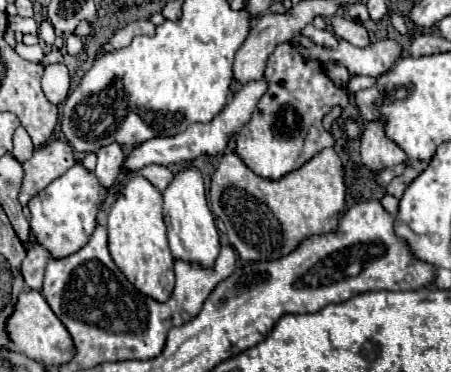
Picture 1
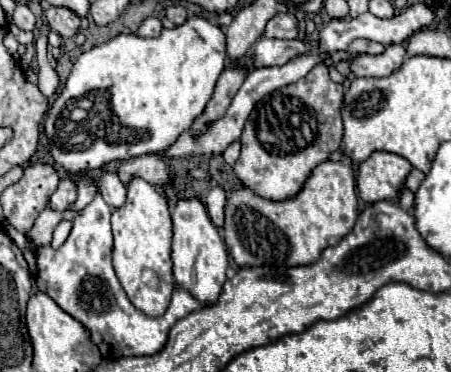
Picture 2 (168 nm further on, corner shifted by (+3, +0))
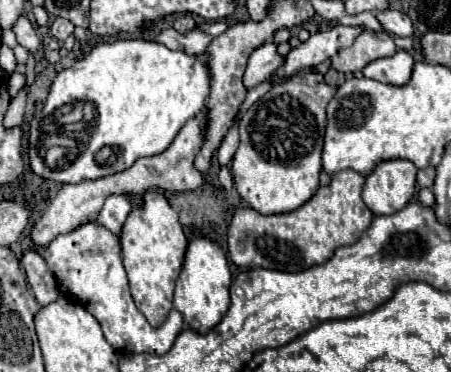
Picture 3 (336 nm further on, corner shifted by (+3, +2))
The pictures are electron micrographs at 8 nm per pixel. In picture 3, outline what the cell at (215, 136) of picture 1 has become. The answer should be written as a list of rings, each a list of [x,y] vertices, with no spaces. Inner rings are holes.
[[[337,26],[329,32],[313,34],[305,44],[299,44],[299,48],[295,48],[287,54],[285,64],[279,66],[279,70],[273,74],[275,78],[279,78],[275,82],[289,80],[299,70],[311,68],[311,66],[335,56],[335,52],[339,52],[341,48],[351,46],[361,30],[363,30],[363,26]]]

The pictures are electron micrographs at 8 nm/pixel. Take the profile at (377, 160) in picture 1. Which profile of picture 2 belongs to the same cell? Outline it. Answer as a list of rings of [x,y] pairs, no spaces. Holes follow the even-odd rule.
[[[371,152],[357,168],[357,190],[365,202],[387,200],[399,194],[405,176],[411,172],[411,164],[391,152]]]

